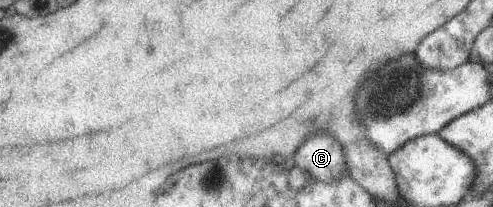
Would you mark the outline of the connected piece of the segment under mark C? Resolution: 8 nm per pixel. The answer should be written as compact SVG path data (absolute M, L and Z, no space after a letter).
M327 133L308 135L292 159L294 166L309 179L324 183L337 179L347 170L341 145Z

